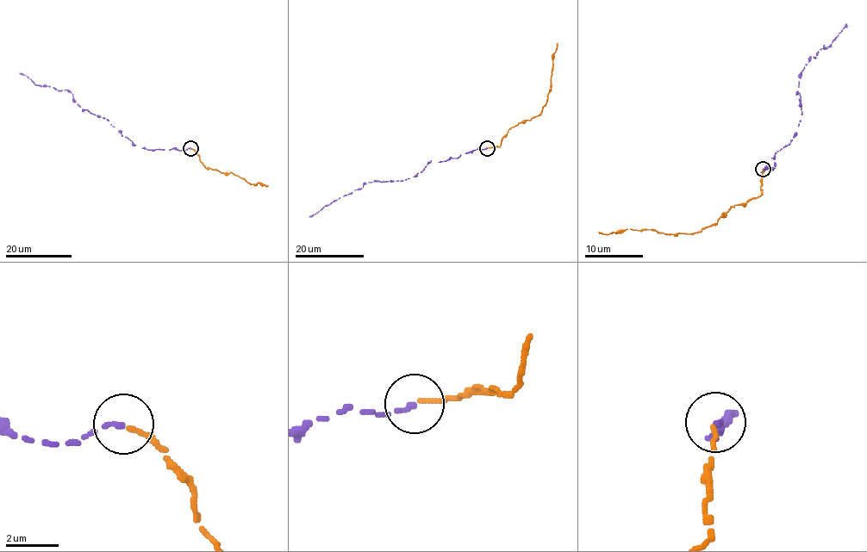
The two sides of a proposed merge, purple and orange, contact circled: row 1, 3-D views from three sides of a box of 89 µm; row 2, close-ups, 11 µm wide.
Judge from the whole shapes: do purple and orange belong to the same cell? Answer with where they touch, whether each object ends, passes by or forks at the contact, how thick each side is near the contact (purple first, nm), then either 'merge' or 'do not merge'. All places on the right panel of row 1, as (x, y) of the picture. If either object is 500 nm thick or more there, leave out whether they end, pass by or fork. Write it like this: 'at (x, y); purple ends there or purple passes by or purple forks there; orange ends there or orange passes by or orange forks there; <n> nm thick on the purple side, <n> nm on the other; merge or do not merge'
at (763, 169); purple ends there; orange ends there; 220 nm thick on the purple side, 180 nm on the other; merge

